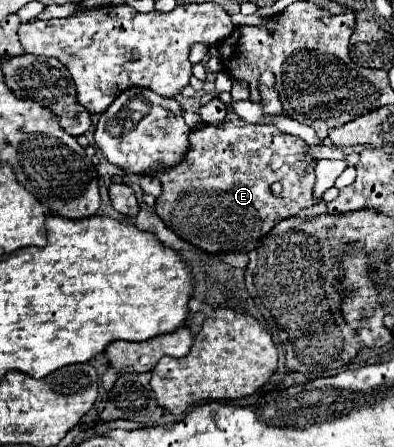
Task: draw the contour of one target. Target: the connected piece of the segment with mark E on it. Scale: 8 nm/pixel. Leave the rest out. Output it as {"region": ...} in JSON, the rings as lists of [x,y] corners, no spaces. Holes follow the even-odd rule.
{"region":[[[264,71],[264,73],[262,73],[262,77],[260,77],[259,80],[259,91],[261,103],[264,105],[264,119],[262,119],[262,123],[256,123],[256,125],[254,125],[254,123],[246,123],[246,121],[242,121],[232,109],[228,109],[226,119],[224,119],[220,125],[200,125],[198,129],[194,129],[194,131],[190,133],[190,139],[188,139],[186,157],[184,157],[178,165],[166,169],[166,171],[160,175],[162,193],[160,193],[160,197],[156,197],[156,209],[154,209],[156,215],[158,215],[158,217],[166,223],[166,227],[172,229],[178,237],[182,237],[184,241],[188,241],[188,243],[192,243],[192,245],[196,245],[196,247],[200,247],[200,249],[204,249],[204,251],[208,251],[208,253],[220,253],[220,255],[224,255],[224,253],[238,253],[238,251],[240,251],[240,253],[248,253],[248,251],[252,251],[252,249],[258,247],[260,239],[262,239],[276,223],[280,223],[282,219],[292,217],[292,215],[296,215],[298,211],[302,211],[302,209],[306,209],[306,207],[312,207],[314,203],[320,201],[320,199],[314,199],[314,195],[312,195],[312,193],[314,193],[314,167],[316,167],[316,159],[306,153],[308,145],[306,145],[300,137],[282,133],[282,131],[272,123],[272,113],[286,113],[282,107],[282,103],[280,103],[280,99],[278,99],[278,93],[276,93],[274,73],[270,73],[270,71]],[[274,185],[280,185],[280,189],[278,189],[276,193],[274,193]]]}

